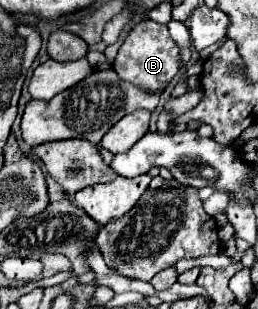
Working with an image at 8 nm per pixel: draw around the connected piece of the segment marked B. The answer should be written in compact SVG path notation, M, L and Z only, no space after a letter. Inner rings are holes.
M140 20L124 38L114 62L114 70L122 80L132 82L138 88L160 92L172 82L174 76L180 74L180 46L172 40L166 24L158 24L154 20Z

